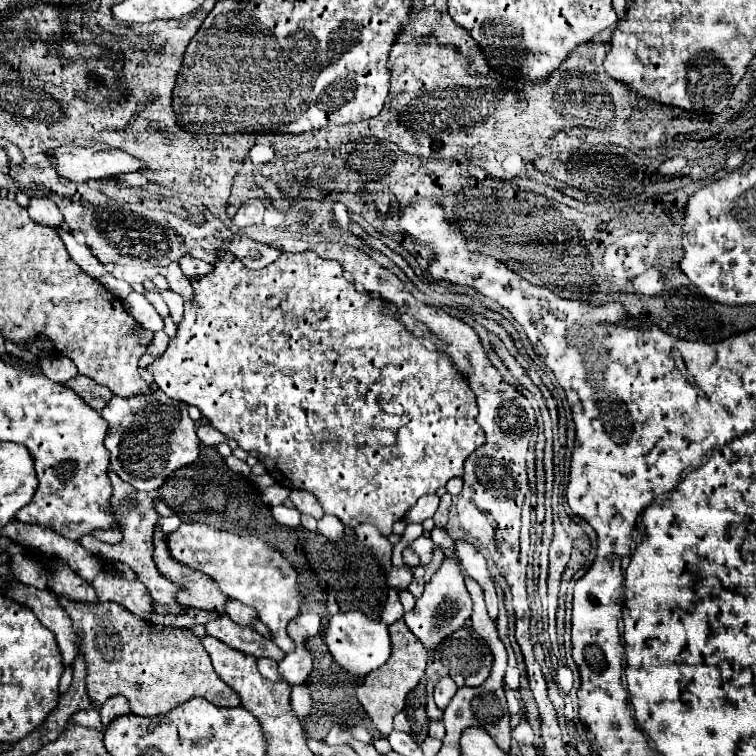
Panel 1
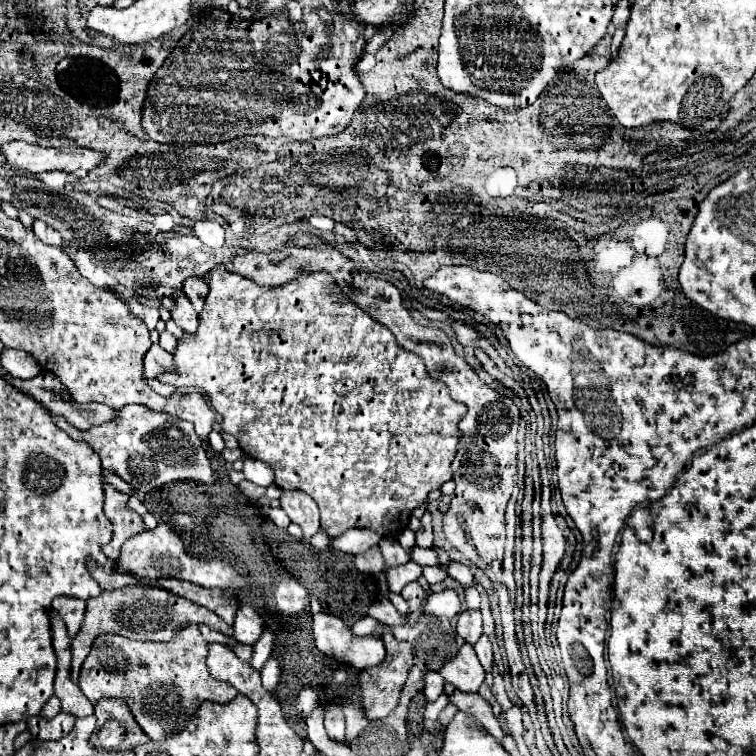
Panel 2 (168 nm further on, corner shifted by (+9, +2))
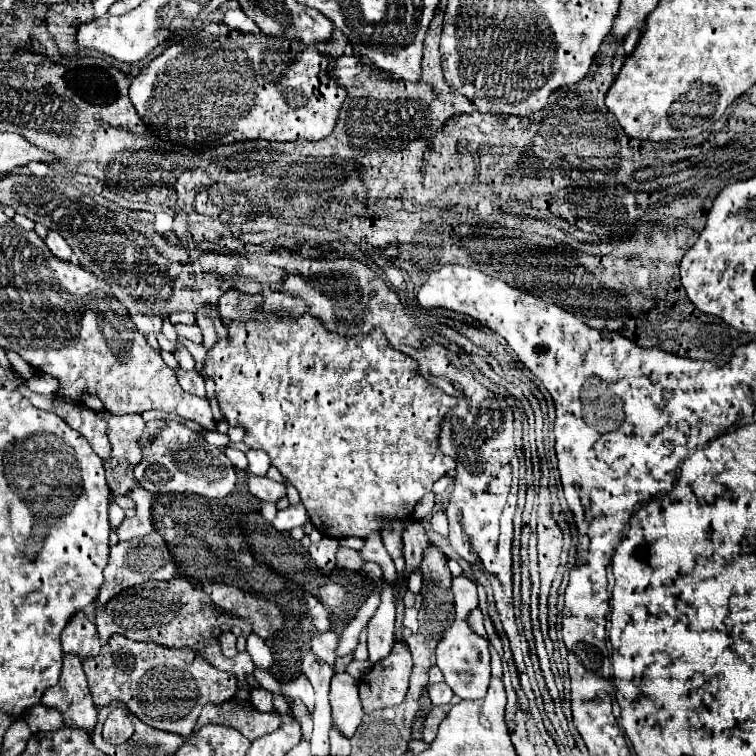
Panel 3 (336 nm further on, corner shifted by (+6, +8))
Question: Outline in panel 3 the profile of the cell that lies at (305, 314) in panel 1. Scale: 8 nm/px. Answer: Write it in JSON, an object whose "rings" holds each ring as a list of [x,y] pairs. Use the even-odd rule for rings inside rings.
{"rings":[[[236,288],[226,290],[218,300],[218,314],[220,314],[222,324],[228,330],[228,336],[220,338],[214,344],[214,348],[210,348],[206,352],[206,362],[204,362],[204,368],[202,368],[202,376],[214,380],[218,404],[220,404],[220,410],[224,414],[224,418],[230,422],[230,426],[242,426],[246,430],[244,442],[250,448],[258,448],[258,450],[268,452],[268,456],[272,460],[272,466],[276,466],[282,472],[282,476],[290,484],[294,484],[294,488],[300,492],[300,500],[306,506],[312,524],[324,536],[332,536],[332,538],[346,538],[346,536],[366,538],[368,534],[378,532],[378,528],[382,528],[386,522],[408,520],[412,516],[412,510],[418,504],[418,500],[426,492],[432,490],[432,484],[438,478],[442,478],[446,472],[456,468],[456,462],[450,456],[442,454],[438,436],[440,436],[440,428],[442,428],[448,412],[452,408],[456,408],[458,398],[442,392],[440,388],[434,388],[418,372],[416,360],[410,358],[408,354],[392,348],[380,328],[374,328],[368,334],[342,336],[338,332],[326,330],[322,320],[318,320],[312,314],[300,314],[296,318],[294,316],[278,316],[276,312],[268,312],[268,310],[264,312],[262,302],[264,302],[262,294],[246,294],[246,292],[240,292]]]}

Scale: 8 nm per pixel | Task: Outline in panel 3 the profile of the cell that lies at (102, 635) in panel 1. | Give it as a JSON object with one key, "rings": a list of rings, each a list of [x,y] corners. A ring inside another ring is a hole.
{"rings":[[[112,636],[98,656],[82,662],[88,686],[98,708],[112,700],[122,700],[144,724],[190,736],[206,704],[224,704],[238,690],[234,672],[222,672],[212,666],[194,648],[168,648],[154,642],[134,642],[126,636]]]}

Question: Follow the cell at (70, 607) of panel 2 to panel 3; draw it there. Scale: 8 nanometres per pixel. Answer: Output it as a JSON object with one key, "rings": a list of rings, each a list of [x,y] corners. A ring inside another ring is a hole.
{"rings":[[[78,610],[76,614],[72,614],[70,622],[66,624],[62,632],[62,650],[78,654],[82,660],[96,656],[100,652],[92,618],[84,610]]]}

